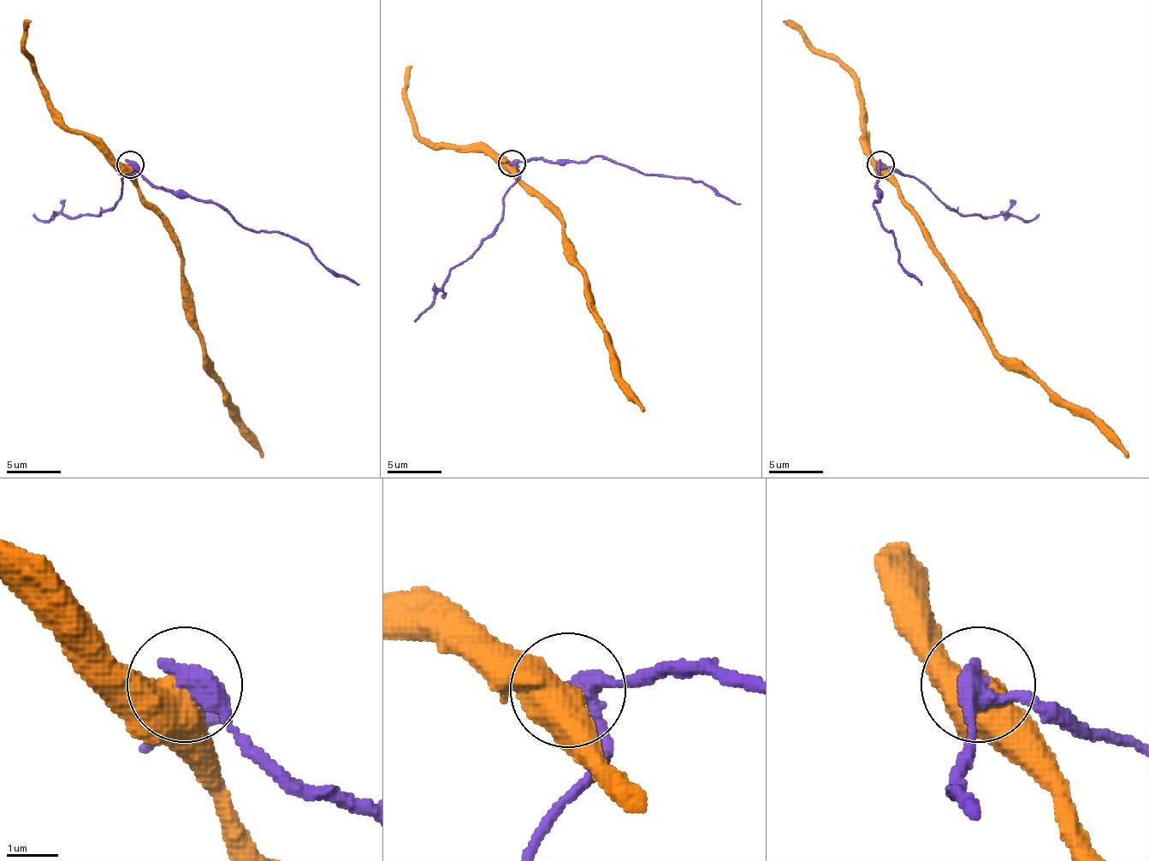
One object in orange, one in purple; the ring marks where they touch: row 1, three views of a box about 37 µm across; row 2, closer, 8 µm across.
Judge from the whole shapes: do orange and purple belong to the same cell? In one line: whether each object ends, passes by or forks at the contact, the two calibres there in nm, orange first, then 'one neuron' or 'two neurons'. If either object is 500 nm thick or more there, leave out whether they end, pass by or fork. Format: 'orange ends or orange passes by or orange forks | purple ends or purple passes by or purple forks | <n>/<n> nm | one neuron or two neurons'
orange forks | purple passes by | 440/360 nm | two neurons

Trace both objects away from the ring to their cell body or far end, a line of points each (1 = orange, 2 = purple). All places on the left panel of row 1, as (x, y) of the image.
1: (131, 166), (131, 180), (163, 221), (177, 248), (182, 305), (223, 388), (228, 413), (261, 457)
2: (131, 163), (156, 186), (210, 199), (256, 232), (283, 232), (302, 240), (321, 261), (358, 286)

